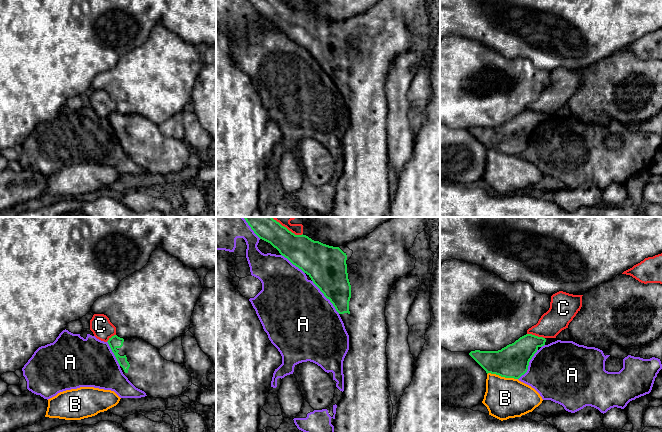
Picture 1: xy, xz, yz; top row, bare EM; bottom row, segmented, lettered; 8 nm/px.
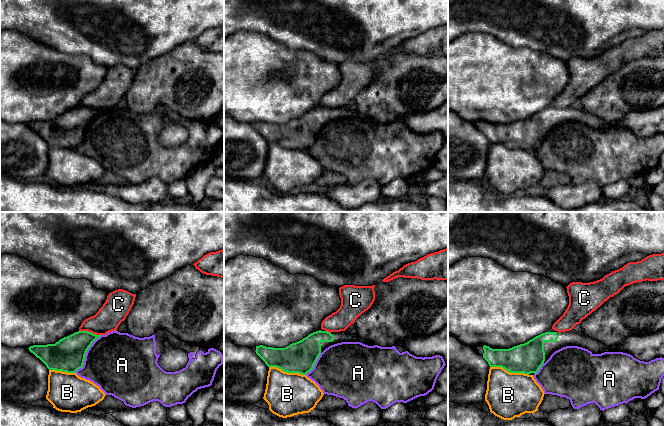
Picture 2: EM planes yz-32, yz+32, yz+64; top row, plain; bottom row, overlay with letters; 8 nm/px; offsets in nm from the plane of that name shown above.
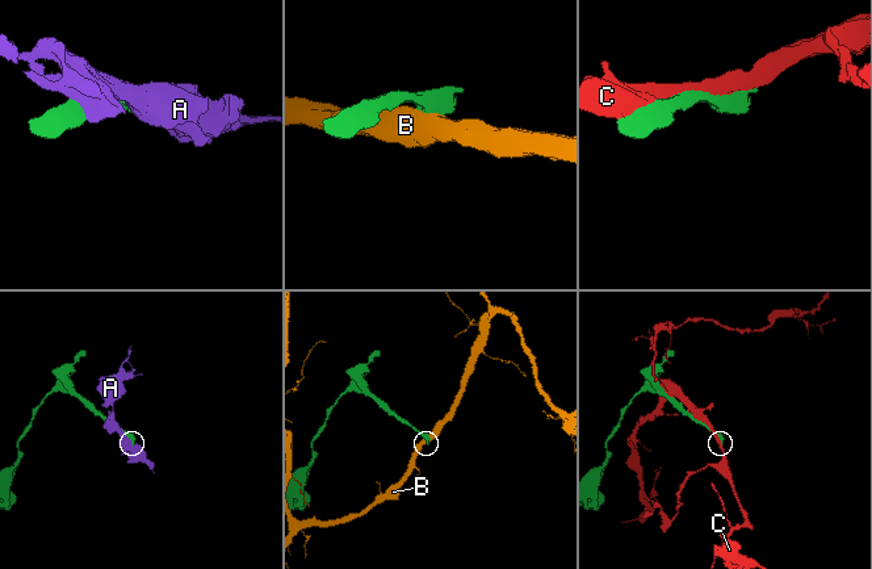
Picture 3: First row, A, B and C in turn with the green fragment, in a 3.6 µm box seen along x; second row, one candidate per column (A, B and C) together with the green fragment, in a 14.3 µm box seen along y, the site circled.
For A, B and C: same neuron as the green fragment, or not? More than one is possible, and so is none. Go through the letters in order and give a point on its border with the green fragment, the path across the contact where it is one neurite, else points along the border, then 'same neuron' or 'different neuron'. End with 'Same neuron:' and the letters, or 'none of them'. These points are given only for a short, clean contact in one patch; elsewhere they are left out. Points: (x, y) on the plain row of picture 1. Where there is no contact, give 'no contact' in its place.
A: contact xz (326, 73); different neuron
B: contact yz (502, 152); border yz (487, 149), (495, 149), (517, 155); different neuron
C: contact yz (536, 112); different neuron
Same neuron: none of them

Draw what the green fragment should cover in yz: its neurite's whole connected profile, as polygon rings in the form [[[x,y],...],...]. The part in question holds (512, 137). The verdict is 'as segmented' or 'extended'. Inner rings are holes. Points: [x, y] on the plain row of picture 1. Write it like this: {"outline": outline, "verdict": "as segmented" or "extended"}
{"outline": [[[526,110],[498,127],[471,127],[469,131],[486,147],[505,154],[524,151],[534,130],[544,121],[557,117]]], "verdict": "extended"}

